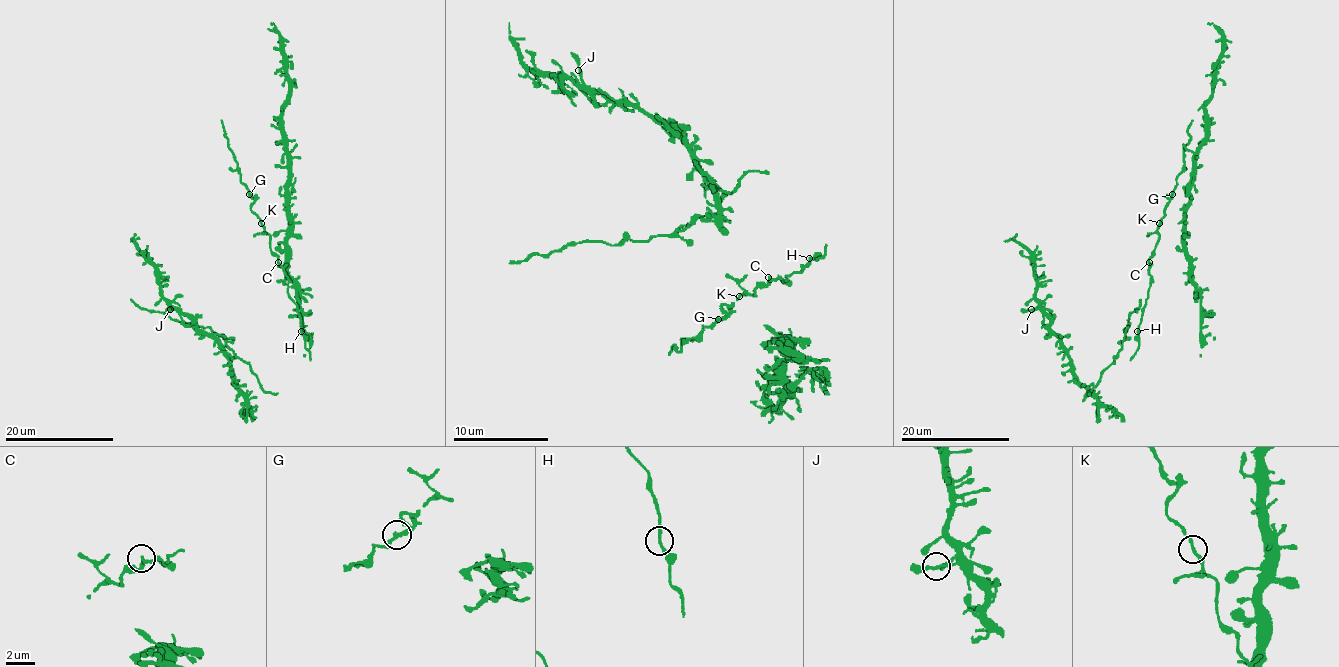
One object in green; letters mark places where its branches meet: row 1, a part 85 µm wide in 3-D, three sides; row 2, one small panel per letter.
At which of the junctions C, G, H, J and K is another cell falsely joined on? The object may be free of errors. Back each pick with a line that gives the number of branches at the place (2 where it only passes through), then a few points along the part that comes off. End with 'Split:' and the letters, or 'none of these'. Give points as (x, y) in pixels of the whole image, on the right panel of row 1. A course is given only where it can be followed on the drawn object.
Split: none of these

